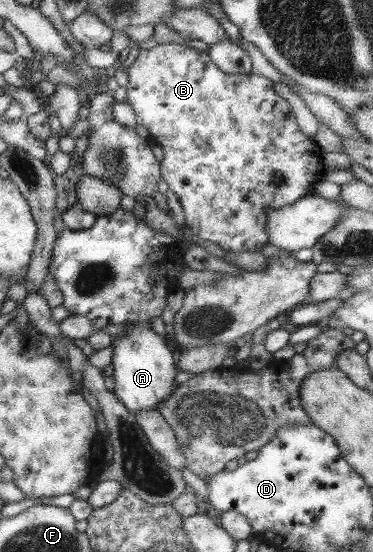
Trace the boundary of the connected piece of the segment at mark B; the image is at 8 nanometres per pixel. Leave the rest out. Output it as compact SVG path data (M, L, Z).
M167 43L155 44L147 49L141 48L133 64L128 67L128 81L126 85L127 102L135 112L136 123L143 125L151 135L157 145L162 149L163 158L160 161L160 177L168 185L179 200L184 211L183 219L185 227L190 236L195 239L212 241L223 249L223 251L257 252L268 242L265 223L267 221L266 212L271 209L291 205L297 199L307 195L317 181L321 181L323 175L323 154L313 139L309 139L297 125L295 116L290 110L289 104L282 96L277 95L273 83L262 76L250 74L225 74L211 62L206 50L197 50L186 44Z

